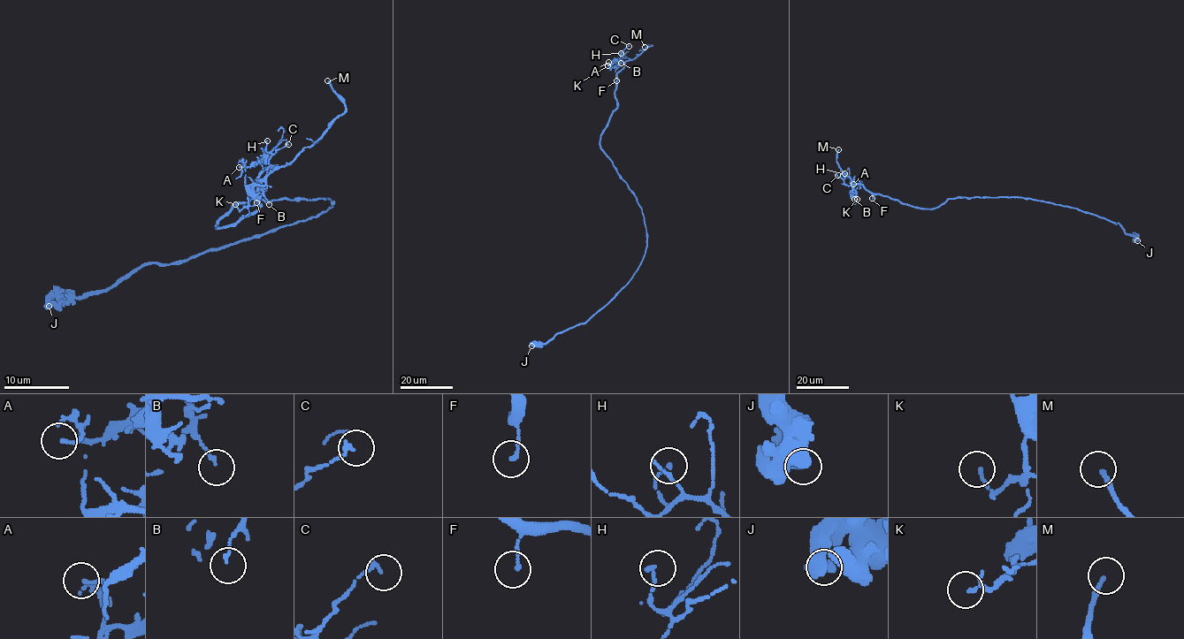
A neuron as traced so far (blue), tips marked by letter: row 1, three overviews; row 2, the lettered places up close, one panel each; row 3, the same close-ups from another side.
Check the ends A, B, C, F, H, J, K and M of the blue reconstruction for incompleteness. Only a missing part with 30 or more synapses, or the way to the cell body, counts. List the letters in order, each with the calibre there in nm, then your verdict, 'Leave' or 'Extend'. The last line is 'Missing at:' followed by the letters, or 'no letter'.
A: Thickness 130 nm. Leave
B: Thickness 110 nm. Leave
C: Thickness 160 nm. Leave
F: Thickness 140 nm. Leave
H: Thickness 140 nm. Leave
J: Thickness 550 nm. Leave
K: Thickness 110 nm. Leave
M: Thickness 190 nm. Extend
Missing at: M

